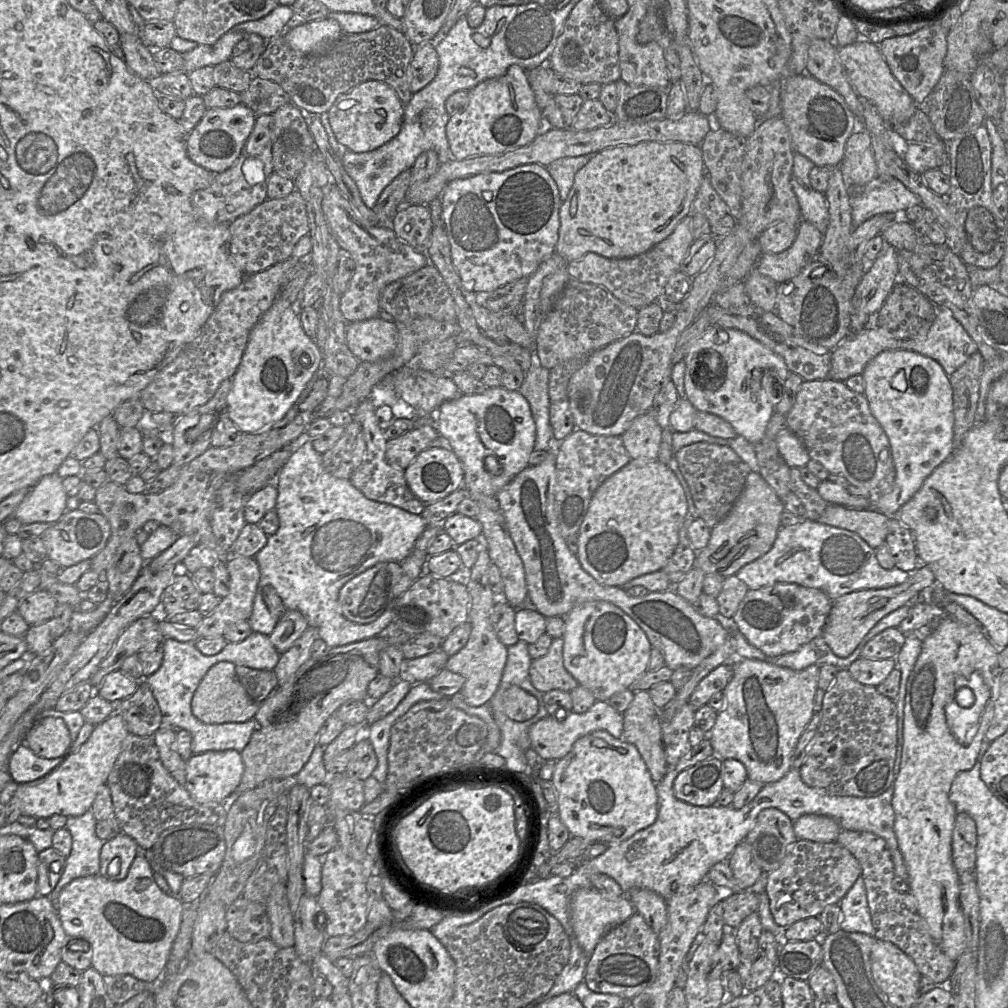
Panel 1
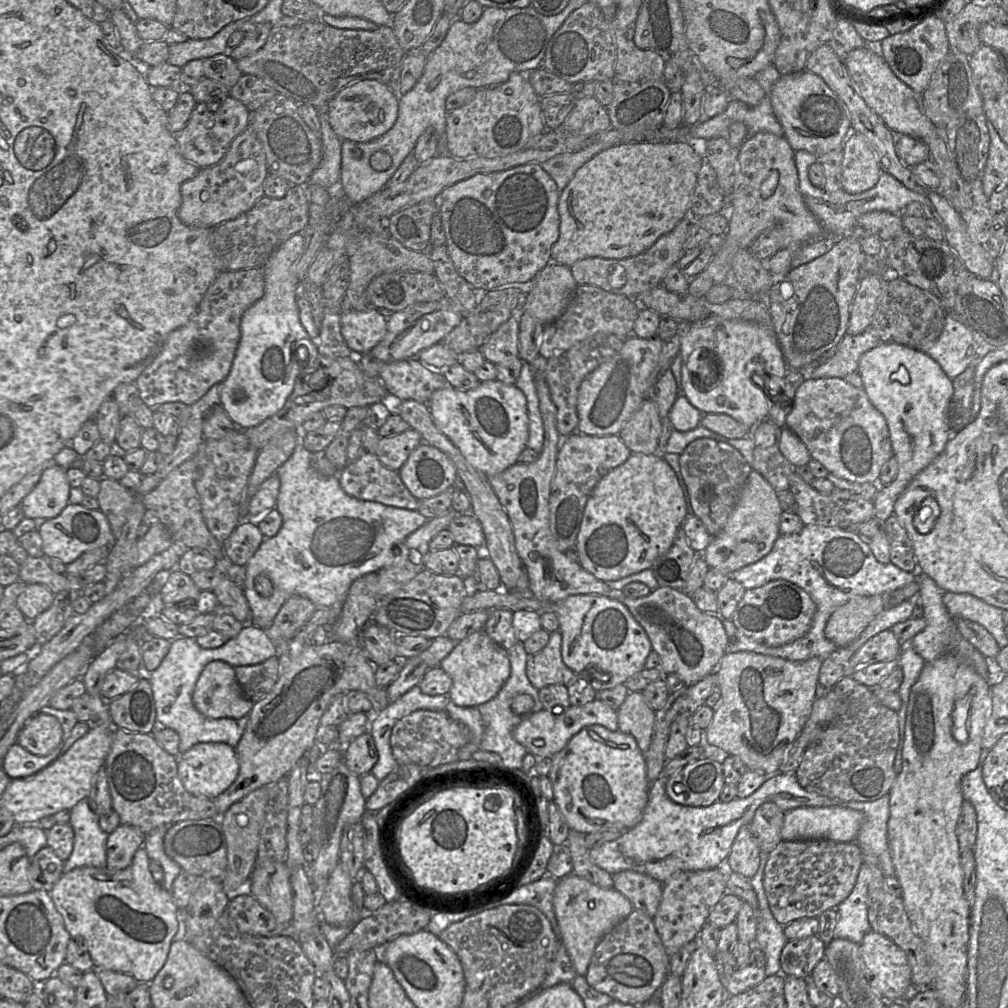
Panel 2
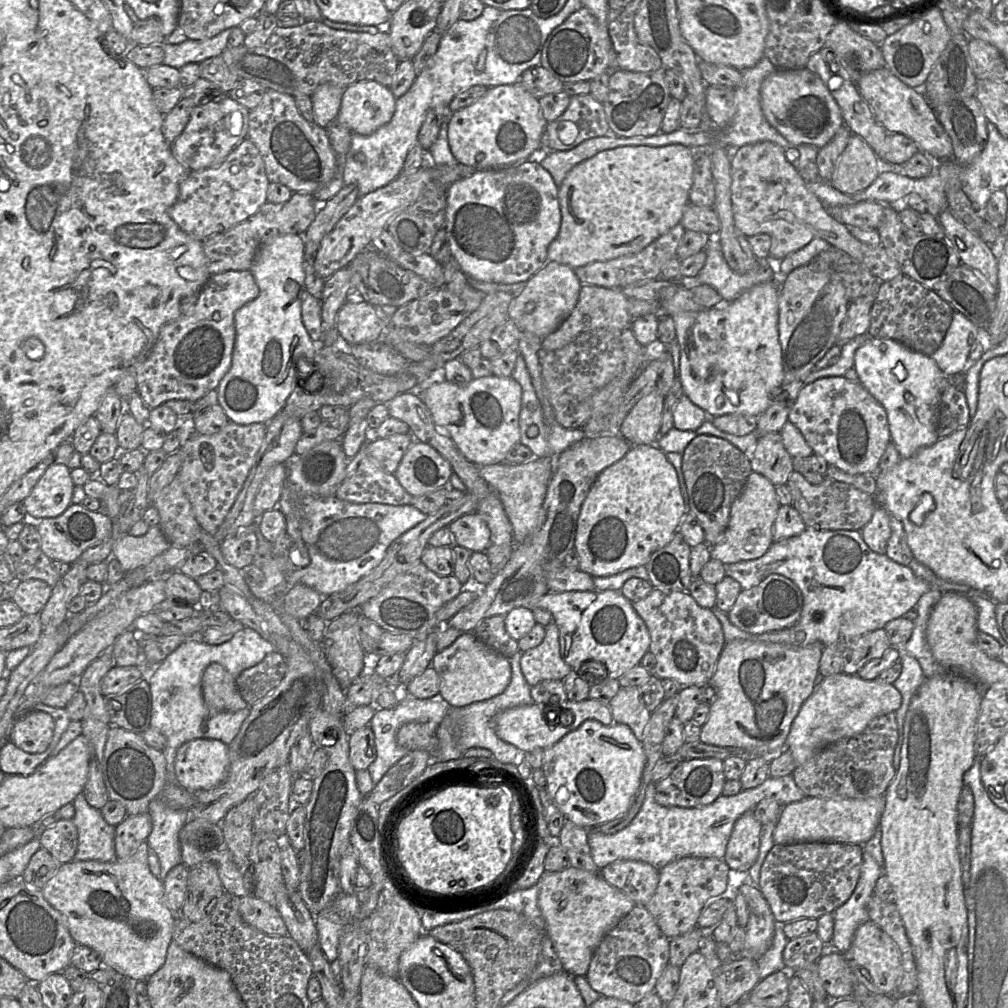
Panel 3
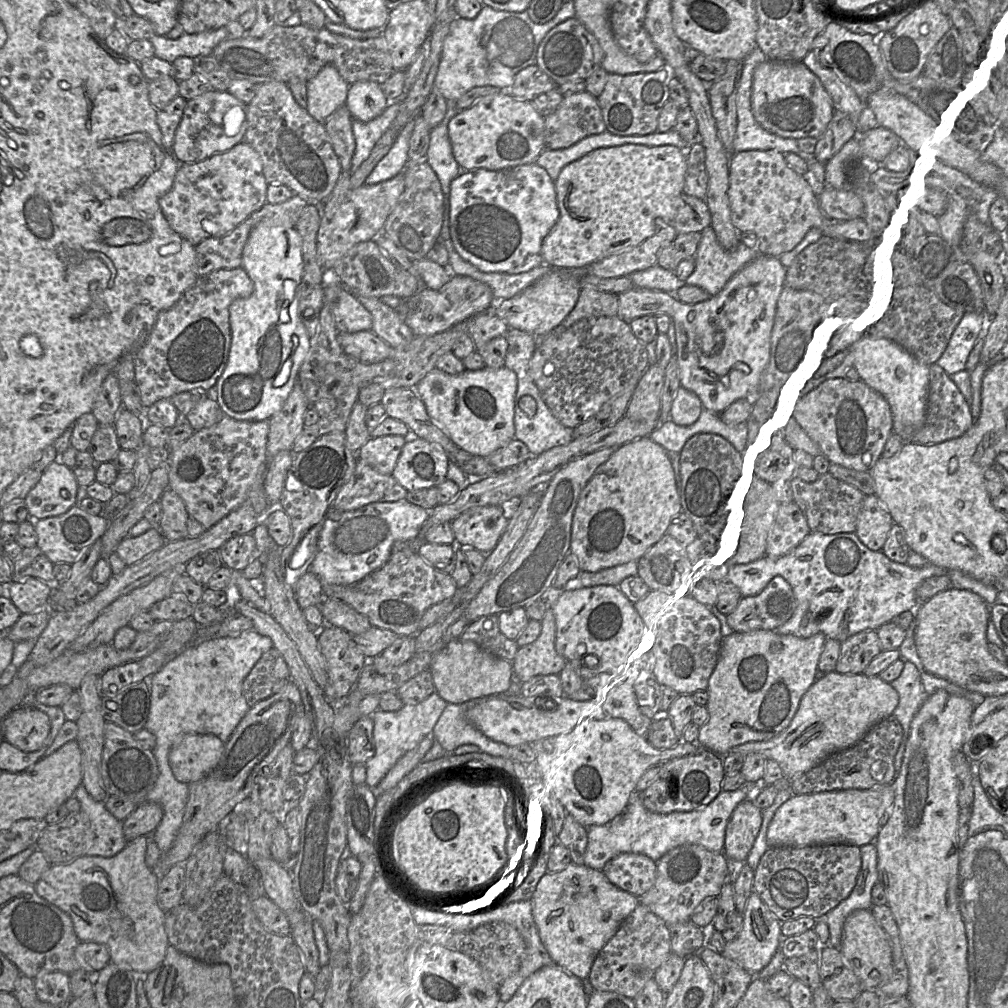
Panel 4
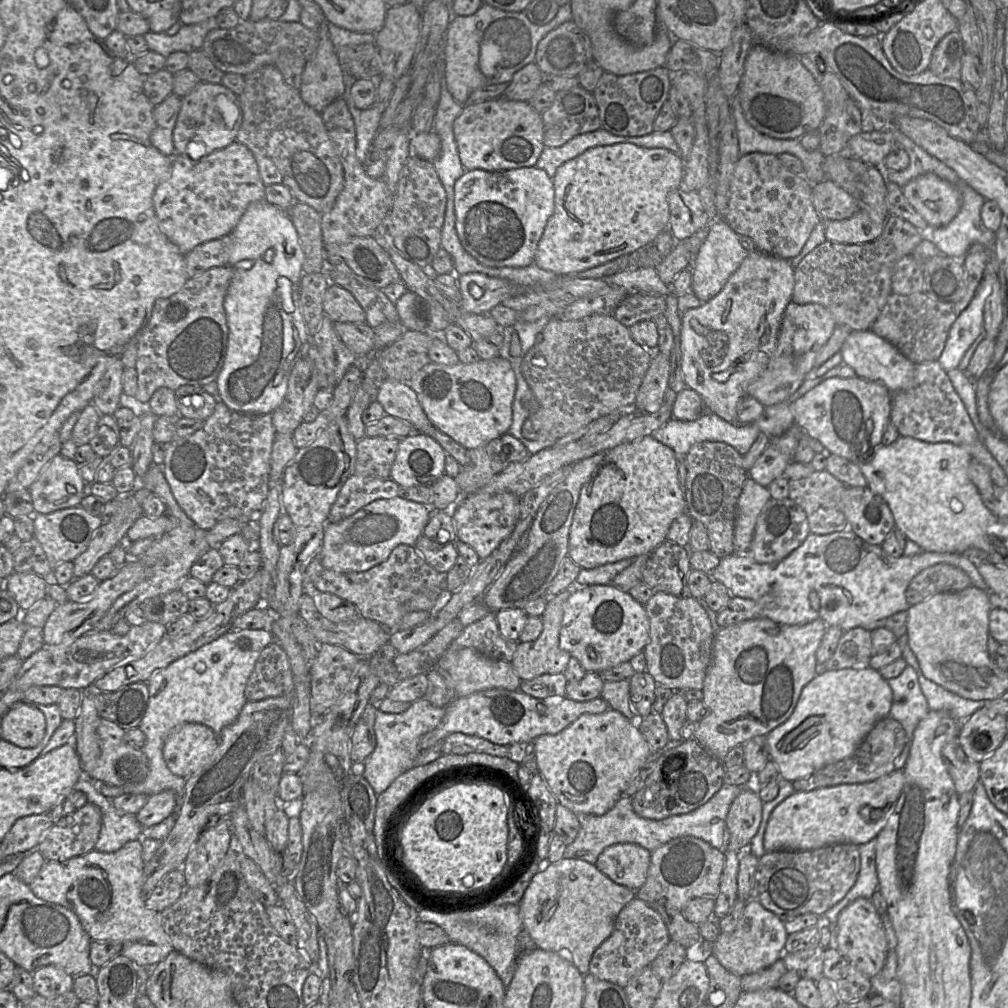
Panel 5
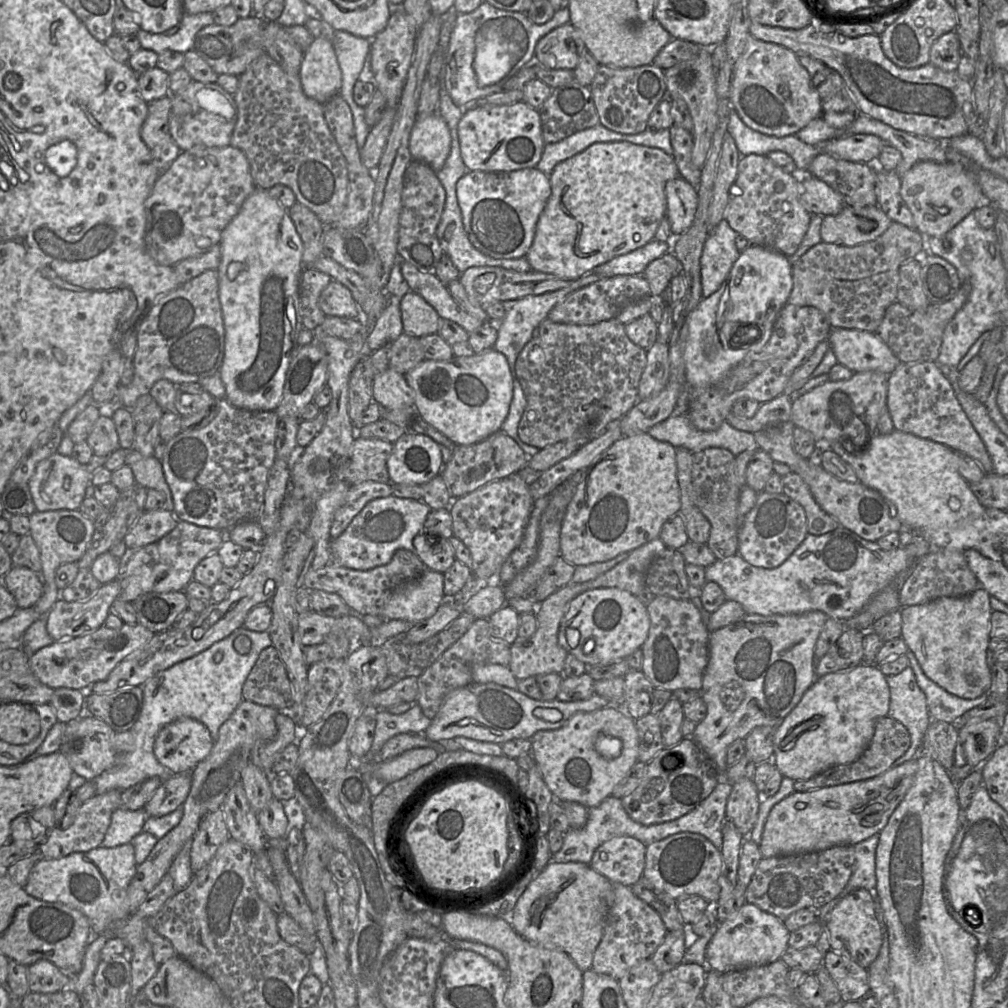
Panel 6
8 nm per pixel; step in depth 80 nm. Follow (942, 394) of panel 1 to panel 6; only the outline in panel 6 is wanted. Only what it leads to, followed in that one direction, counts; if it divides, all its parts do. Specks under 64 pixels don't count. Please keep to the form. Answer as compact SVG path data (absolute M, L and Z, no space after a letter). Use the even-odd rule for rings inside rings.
M833 327L827 341L837 362L854 373L877 371L890 375L900 364L875 333Z

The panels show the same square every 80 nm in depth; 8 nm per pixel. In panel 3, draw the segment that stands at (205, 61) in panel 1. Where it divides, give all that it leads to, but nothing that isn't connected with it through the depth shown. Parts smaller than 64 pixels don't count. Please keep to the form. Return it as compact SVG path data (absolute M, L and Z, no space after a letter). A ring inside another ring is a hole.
M227 28L216 36L205 40L186 39L180 44L161 44L164 50L163 64L180 69L185 64L219 56L228 47L228 38L232 28Z

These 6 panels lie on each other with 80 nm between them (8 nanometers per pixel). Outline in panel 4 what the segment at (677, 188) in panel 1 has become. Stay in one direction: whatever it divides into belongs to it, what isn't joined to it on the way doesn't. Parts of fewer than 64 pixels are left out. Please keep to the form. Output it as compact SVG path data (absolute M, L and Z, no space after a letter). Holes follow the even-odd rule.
M623 144L597 148L567 164L554 181L559 218L543 239L543 264L552 269L587 269L590 264L636 247L661 229L673 226L686 171L686 151L671 145Z

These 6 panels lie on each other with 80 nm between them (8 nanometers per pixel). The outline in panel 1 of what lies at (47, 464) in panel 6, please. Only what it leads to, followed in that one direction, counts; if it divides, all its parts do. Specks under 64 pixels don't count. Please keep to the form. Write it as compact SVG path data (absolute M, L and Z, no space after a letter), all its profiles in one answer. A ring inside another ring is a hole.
M57 473L41 478L28 492L13 513L22 524L55 523L67 511L67 494Z

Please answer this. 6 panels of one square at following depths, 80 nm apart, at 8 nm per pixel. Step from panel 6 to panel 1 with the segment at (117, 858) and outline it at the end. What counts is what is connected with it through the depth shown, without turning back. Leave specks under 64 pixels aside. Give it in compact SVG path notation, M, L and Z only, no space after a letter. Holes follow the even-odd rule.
M136 855L131 864L127 876L120 881L112 881L104 878L103 876L96 874L86 877L79 877L71 881L66 885L60 892L56 909L61 921L61 925L68 937L72 938L82 938L86 940L91 946L91 965L94 967L102 976L105 975L118 975L118 974L129 974L135 978L145 981L147 983L154 982L159 974L163 971L170 951L172 944L179 932L181 918L183 913L183 902L179 899L177 895L169 895L164 893L154 881L153 878L153 869L150 862L145 858L144 855Z

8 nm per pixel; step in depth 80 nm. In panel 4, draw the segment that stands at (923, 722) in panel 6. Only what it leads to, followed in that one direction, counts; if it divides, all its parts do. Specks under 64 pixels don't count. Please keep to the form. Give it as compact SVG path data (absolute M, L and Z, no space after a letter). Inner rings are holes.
M905 661L902 673L890 684L899 695L898 705L892 715L897 718L903 729L901 744L894 757L894 767L897 775L903 763L911 722L929 695L925 692L920 672L910 661Z

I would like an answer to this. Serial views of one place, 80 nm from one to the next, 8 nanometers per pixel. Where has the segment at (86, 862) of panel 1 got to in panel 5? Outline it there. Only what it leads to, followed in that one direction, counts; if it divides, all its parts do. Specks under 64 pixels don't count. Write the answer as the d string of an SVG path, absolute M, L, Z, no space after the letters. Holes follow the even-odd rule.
M83 771L73 789L83 792L87 796L87 801L96 805L101 811L102 825L94 850L112 853L129 841L139 838L143 827L138 822L136 814L126 814L116 810L112 801L97 790L97 782Z

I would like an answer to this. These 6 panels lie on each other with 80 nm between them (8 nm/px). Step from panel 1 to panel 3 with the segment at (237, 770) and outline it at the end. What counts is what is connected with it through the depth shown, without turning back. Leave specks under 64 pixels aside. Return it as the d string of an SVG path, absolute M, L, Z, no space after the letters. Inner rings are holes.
M207 738L185 742L177 749L174 769L179 784L187 790L211 789L228 775L228 745Z

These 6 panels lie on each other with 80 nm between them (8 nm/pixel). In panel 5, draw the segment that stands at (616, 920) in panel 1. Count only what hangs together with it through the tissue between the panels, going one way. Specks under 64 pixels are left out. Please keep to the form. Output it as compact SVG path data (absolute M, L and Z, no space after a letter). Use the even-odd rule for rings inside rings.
M563 858L544 864L544 869L531 880L519 903L521 918L538 948L569 957L582 975L589 973L590 961L598 947L612 934L615 920L636 891L613 882L595 864L580 859Z

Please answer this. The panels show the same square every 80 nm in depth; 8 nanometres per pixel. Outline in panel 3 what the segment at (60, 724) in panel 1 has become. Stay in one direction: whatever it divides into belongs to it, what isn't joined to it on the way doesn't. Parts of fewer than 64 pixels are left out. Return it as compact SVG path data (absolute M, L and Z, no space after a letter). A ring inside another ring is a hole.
M30 710L14 720L9 740L27 753L42 753L49 747L54 730L55 721L50 714Z

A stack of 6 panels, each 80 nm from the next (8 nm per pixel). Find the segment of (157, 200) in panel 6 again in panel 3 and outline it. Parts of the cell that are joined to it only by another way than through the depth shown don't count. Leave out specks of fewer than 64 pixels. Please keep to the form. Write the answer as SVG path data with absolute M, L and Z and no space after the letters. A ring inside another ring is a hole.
M247 137L220 165L190 171L180 184L178 199L169 209L169 215L182 231L204 241L253 215L267 201L269 183L262 156Z

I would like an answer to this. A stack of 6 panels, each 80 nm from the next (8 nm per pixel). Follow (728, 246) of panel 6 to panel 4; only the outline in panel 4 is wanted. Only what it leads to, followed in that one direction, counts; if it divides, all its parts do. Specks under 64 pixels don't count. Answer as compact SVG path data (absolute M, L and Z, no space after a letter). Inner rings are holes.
M709 226L701 233L694 256L695 270L686 279L686 284L700 287L714 297L759 255L761 255L759 252L751 250L742 242L732 251L725 250L720 245L714 229Z

